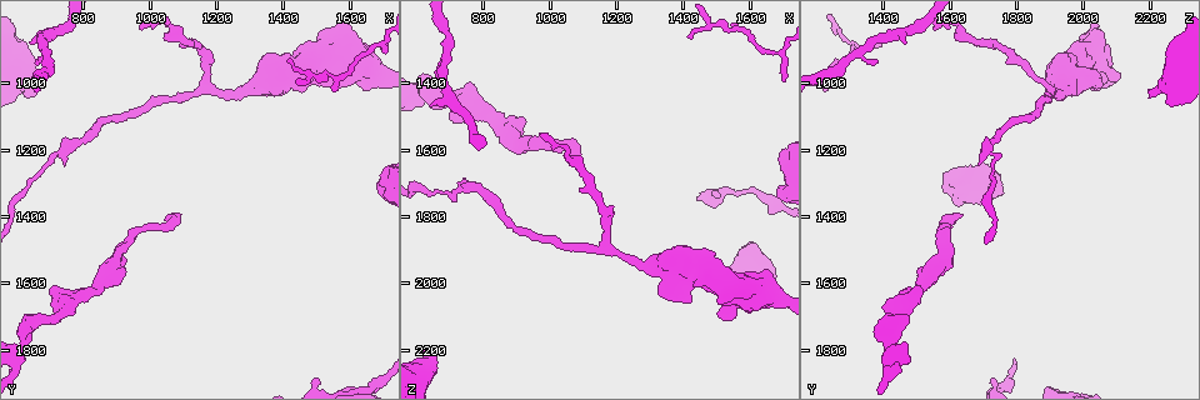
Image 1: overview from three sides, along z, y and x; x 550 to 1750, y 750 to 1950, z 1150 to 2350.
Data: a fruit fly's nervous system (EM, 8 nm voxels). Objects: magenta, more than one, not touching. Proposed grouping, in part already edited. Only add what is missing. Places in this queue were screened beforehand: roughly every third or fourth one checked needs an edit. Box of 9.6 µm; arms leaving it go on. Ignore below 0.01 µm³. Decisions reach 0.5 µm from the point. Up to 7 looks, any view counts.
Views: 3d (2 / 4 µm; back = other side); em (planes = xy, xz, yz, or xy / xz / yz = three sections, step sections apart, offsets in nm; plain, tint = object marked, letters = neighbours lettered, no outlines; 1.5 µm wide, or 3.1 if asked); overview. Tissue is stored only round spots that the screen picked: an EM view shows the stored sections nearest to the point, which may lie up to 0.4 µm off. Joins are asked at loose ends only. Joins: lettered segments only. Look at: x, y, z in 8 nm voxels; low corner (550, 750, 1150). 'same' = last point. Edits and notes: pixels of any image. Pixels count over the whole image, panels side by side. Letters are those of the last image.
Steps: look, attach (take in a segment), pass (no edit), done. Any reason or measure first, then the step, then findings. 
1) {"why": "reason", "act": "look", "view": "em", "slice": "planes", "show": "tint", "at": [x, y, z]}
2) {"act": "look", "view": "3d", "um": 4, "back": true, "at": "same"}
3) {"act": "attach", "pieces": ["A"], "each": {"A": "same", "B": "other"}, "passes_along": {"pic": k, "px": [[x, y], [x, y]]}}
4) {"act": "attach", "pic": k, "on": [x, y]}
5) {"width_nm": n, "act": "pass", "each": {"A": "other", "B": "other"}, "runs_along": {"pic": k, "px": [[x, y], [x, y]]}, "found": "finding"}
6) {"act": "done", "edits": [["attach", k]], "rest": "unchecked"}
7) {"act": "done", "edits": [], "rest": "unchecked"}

{"why": "stops while still wide", "act": "look", "view": "3d", "um": 4, "back": true, "at": [650, 1030, 2200]}

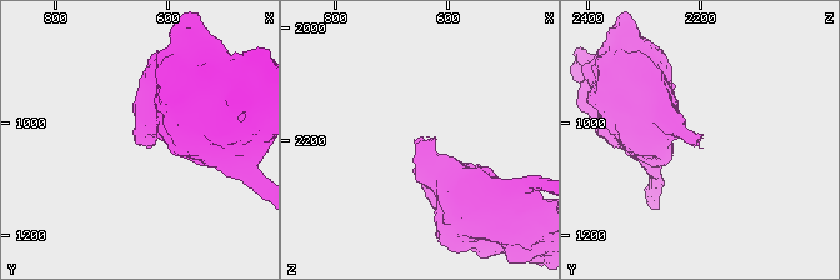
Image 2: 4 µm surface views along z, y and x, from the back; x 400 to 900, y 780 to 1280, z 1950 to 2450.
{"why": "shape alone is not enough", "act": "look", "view": "em", "slice": "yz", "step": 8, "show": "plain", "at": [645, 1020, 2200]}

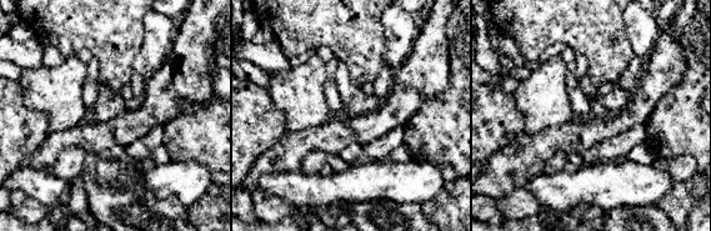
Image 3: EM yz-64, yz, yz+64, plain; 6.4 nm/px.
{"act": "look", "view": "em", "slice": "yz", "step": 8, "show": "letters", "at": "same"}

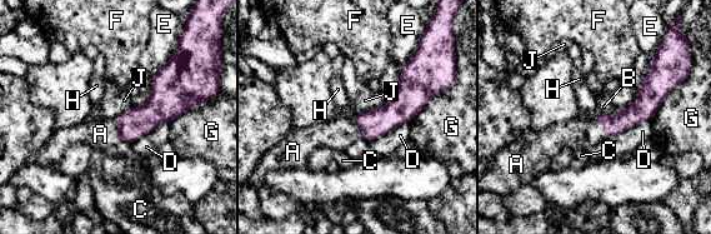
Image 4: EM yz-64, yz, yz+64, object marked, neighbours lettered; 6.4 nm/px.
{"act": "attach", "pieces": ["A"], "each": {"A": "same", "B": "other", "C": "other", "D": "other", "E": "other", "F": "other", "G": "other", "H": "other", "J": "other"}, "found": "the neuron continues"}

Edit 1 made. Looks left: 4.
{"act": "look", "view": "em", "slice": "xz", "step": 8, "show": "letters", "at": [650, 870, 1470]}

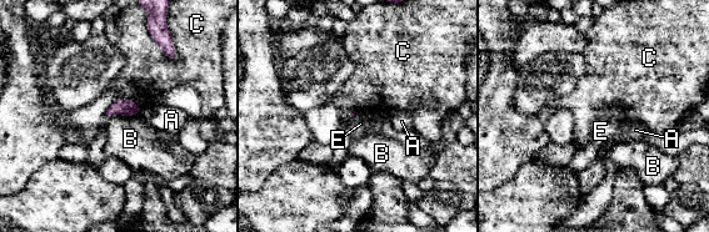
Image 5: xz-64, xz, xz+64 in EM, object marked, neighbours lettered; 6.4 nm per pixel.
{"act": "look", "view": "em", "slice": "planes", "show": "letters", "at": "same"}

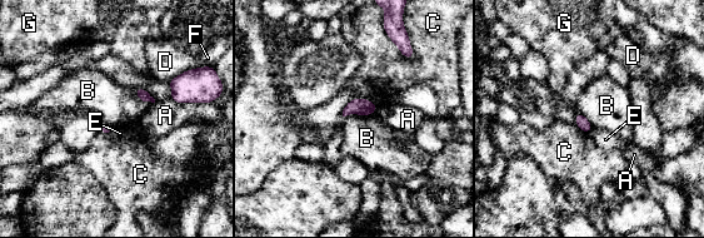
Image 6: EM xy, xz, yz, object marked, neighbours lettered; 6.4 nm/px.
{"act": "pass", "each": {"A": "other", "B": "other", "C": "other", "D": "other", "E": "other", "F": "other", "G": "other"}, "border": {"pic": 6, "px": [[374, 113], [346, 114], [343, 117]]}, "found": "no lettered segment goes on from it"}

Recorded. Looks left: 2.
{"why": "an open end", "act": "look", "view": "em", "slice": "planes", "show": "letters", "at": [980, 840, 1560]}

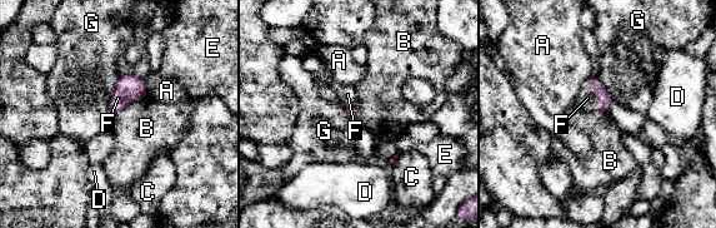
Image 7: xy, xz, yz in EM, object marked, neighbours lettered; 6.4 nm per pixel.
{"act": "attach", "pieces": ["F"], "each": {"A": "other", "B": "other", "C": "other", "D": "other", "E": "other", "F": "same", "G": "other"}, "passes_along": {"pic": 7, "px": [[604, 104], [597, 94], [587, 98]]}, "found": "the neuron continues"}

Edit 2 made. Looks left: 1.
{"act": "done", "edits": [["attach", 4], ["attach", 7]], "rest": "unchecked"}

